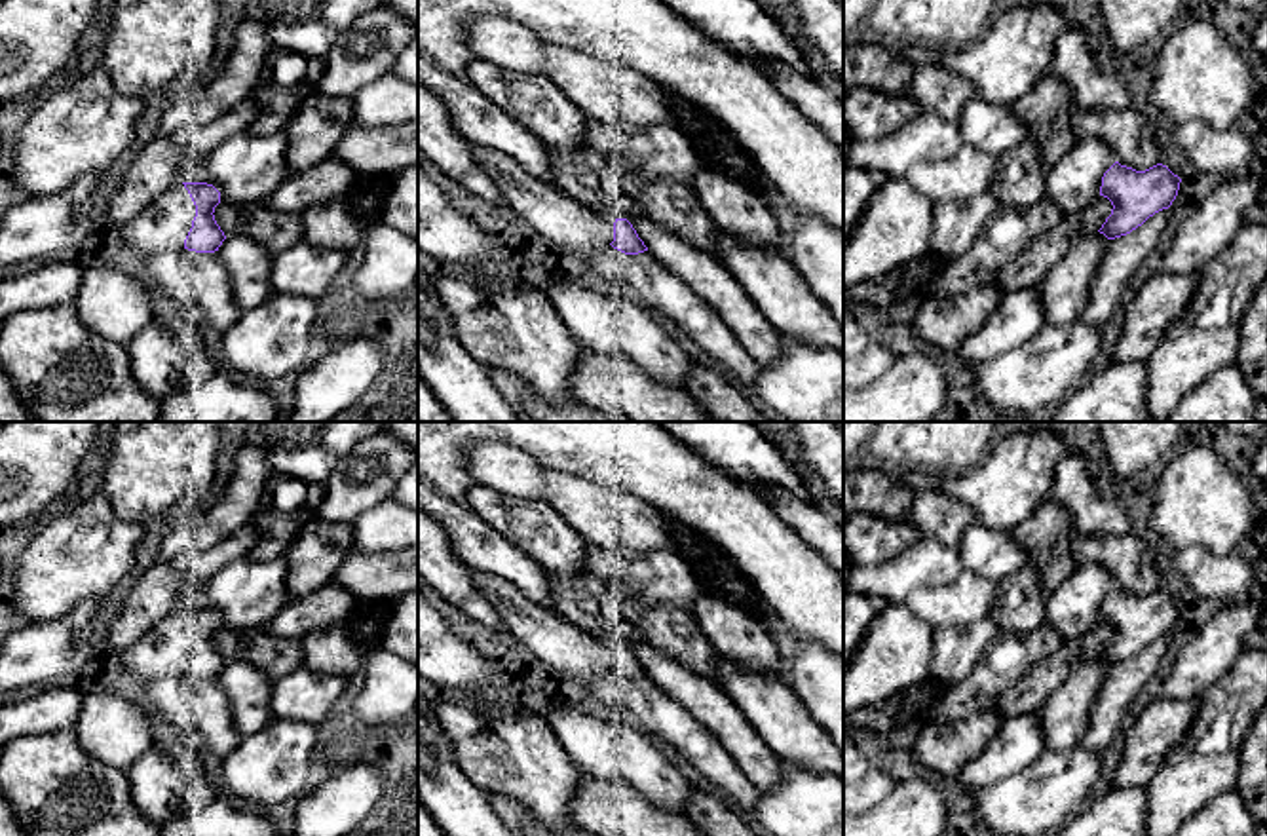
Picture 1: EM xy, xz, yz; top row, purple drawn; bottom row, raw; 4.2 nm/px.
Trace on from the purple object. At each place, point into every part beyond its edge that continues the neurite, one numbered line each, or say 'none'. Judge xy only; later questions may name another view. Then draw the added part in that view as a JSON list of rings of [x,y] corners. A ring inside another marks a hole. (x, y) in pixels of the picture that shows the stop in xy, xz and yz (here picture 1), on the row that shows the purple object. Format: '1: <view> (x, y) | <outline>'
1: xy (162, 227) | [[[179,180],[122,226],[127,251],[150,258],[184,249],[194,217],[196,205]]]

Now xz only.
1: xz (580, 227) | [[[473,144],[482,171],[509,200],[509,207],[557,249],[596,268],[595,256],[614,241],[615,218],[600,205],[536,179],[513,158]]]

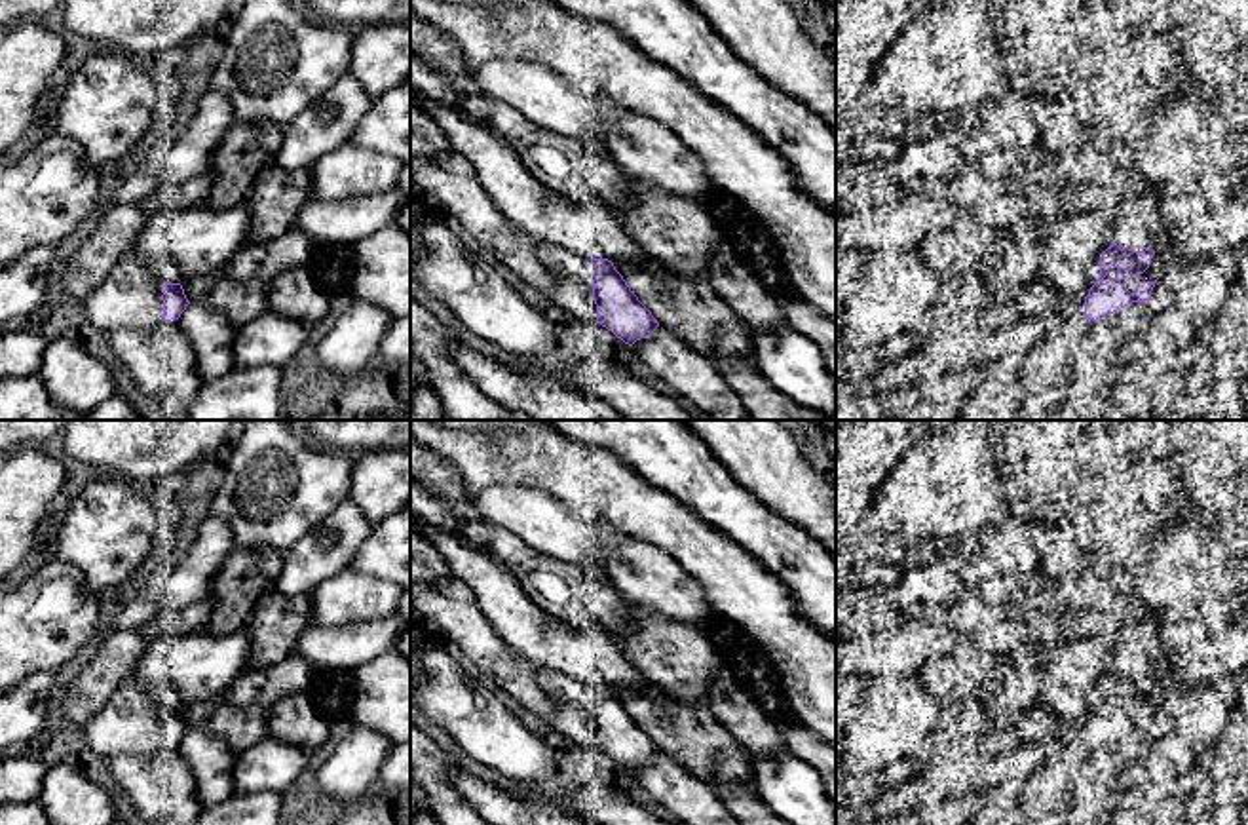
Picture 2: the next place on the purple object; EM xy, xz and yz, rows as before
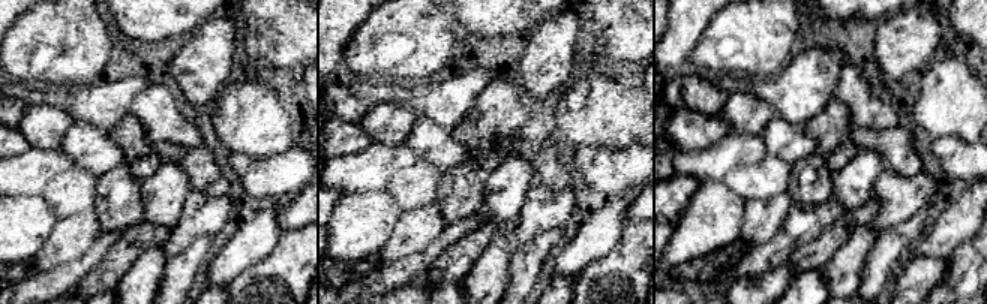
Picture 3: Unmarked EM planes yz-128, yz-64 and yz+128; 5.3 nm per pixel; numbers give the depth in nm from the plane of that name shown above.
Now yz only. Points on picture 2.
1: yz (1155, 268) | [[[1155,253],[1153,259],[1151,259],[1149,268],[1147,268],[1144,274],[1140,274],[1140,276],[1132,276],[1132,278],[1125,283],[1125,287],[1134,295],[1140,281],[1151,283],[1151,281],[1155,281],[1157,278],[1161,278],[1163,270],[1164,270],[1164,262],[1163,262],[1161,255]]]

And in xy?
1: xy (130, 297) | [[[123,257],[106,279],[84,297],[84,329],[116,333],[163,321],[165,281],[133,257]]]

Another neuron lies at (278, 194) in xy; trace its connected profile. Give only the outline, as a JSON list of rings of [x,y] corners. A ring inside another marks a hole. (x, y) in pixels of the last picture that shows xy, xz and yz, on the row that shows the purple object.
[[[260,165],[243,201],[251,215],[249,241],[262,243],[283,236],[308,201],[312,201],[310,169]]]

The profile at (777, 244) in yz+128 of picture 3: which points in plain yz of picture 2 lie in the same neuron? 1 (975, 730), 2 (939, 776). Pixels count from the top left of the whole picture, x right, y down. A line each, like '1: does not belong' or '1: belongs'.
1: does not belong
2: belongs

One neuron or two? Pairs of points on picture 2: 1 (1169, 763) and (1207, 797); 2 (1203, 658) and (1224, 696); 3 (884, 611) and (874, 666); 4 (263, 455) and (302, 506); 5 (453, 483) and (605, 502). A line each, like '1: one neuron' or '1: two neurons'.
1: two neurons
2: two neurons
3: two neurons
4: one neuron
5: two neurons

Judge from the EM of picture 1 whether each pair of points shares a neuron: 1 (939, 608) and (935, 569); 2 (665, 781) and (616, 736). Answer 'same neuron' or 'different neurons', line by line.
1: different neurons
2: same neuron

